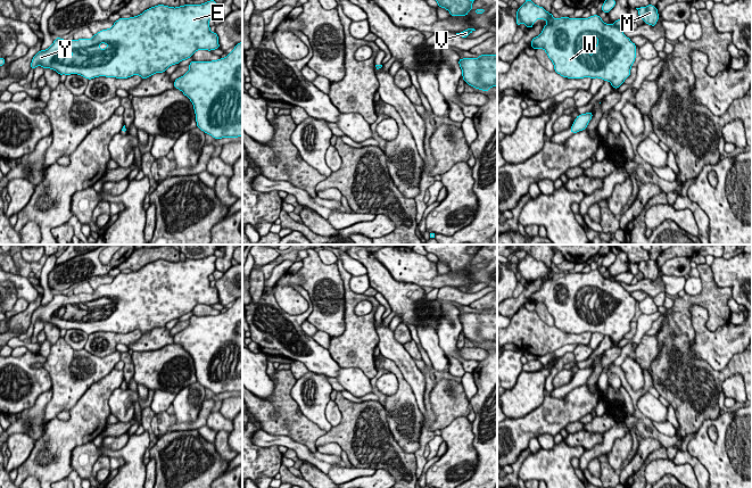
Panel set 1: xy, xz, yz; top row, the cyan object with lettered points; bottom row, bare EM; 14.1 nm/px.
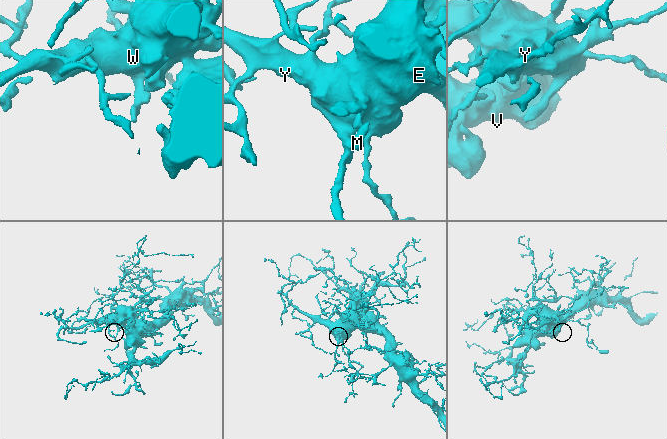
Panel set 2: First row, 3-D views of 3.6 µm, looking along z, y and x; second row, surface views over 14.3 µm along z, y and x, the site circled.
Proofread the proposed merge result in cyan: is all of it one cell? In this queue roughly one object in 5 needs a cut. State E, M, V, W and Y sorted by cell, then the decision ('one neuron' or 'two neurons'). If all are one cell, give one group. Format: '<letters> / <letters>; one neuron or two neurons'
E M V W Y; one neuron

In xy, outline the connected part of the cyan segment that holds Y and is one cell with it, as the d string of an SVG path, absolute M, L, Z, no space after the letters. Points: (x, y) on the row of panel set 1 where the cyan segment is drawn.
M215 0L176 8L158 5L139 16L121 17L111 28L98 32L92 39L67 41L56 38L51 47L33 57L31 68L42 66L59 75L77 74L88 80L99 76L127 78L137 74L143 80L192 57L197 50L220 49L218 36L208 25L216 14L215 7Z

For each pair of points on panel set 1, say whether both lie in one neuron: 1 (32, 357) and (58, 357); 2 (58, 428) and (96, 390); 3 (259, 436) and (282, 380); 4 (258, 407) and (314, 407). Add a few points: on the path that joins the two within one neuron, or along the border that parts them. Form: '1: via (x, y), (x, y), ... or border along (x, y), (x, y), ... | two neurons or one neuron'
1: border along (34, 363), (48, 372), (52, 383) | two neurons
2: via (69, 427), (94, 402) | one neuron
3: border along (261, 428), (270, 433), (288, 436) | two neurons
4: border along (295, 381), (291, 398), (299, 410), (319, 426) | two neurons

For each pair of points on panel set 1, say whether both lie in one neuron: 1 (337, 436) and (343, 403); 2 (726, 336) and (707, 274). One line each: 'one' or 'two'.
1: one
2: two

